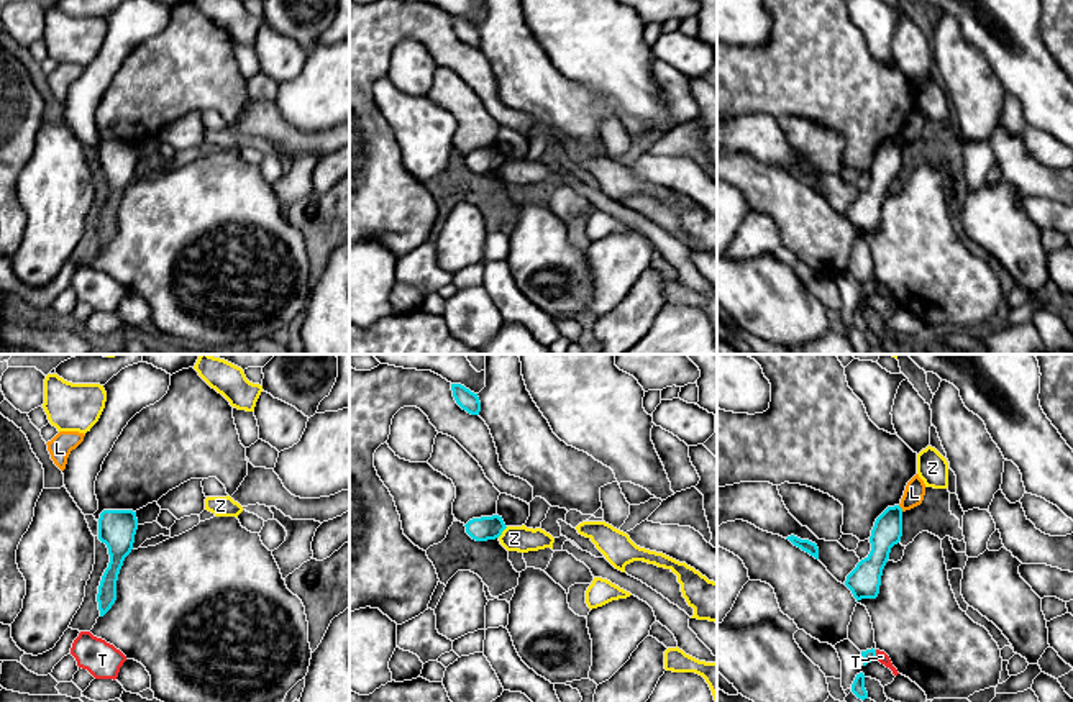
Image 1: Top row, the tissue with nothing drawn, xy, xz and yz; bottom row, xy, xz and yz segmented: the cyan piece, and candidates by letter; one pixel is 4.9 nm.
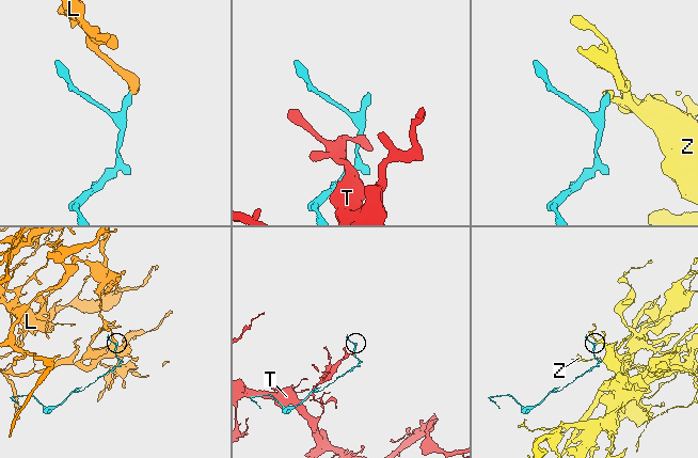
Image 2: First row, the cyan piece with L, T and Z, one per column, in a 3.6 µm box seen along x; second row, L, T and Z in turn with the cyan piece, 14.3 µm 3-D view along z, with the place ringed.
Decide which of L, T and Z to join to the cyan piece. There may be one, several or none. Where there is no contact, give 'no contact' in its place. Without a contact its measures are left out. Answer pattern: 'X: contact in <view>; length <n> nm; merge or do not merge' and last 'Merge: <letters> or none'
L: contact in yz; length 40 nm; do not merge
T: contact in yz; length 40 nm; do not merge
Z: contact in xz; length 80 nm; do not merge
Merge: none

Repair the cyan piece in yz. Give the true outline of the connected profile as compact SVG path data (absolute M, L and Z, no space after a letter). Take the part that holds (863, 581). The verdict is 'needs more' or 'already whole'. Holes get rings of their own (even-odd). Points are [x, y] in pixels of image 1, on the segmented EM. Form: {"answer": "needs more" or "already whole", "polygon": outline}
{"answer": "already whole", "polygon": "M899 505L888 507L876 518L871 530L870 554L856 564L845 581L845 586L852 590L856 602L878 597L883 569L889 559L891 548L901 541L901 536L902 508Z"}

